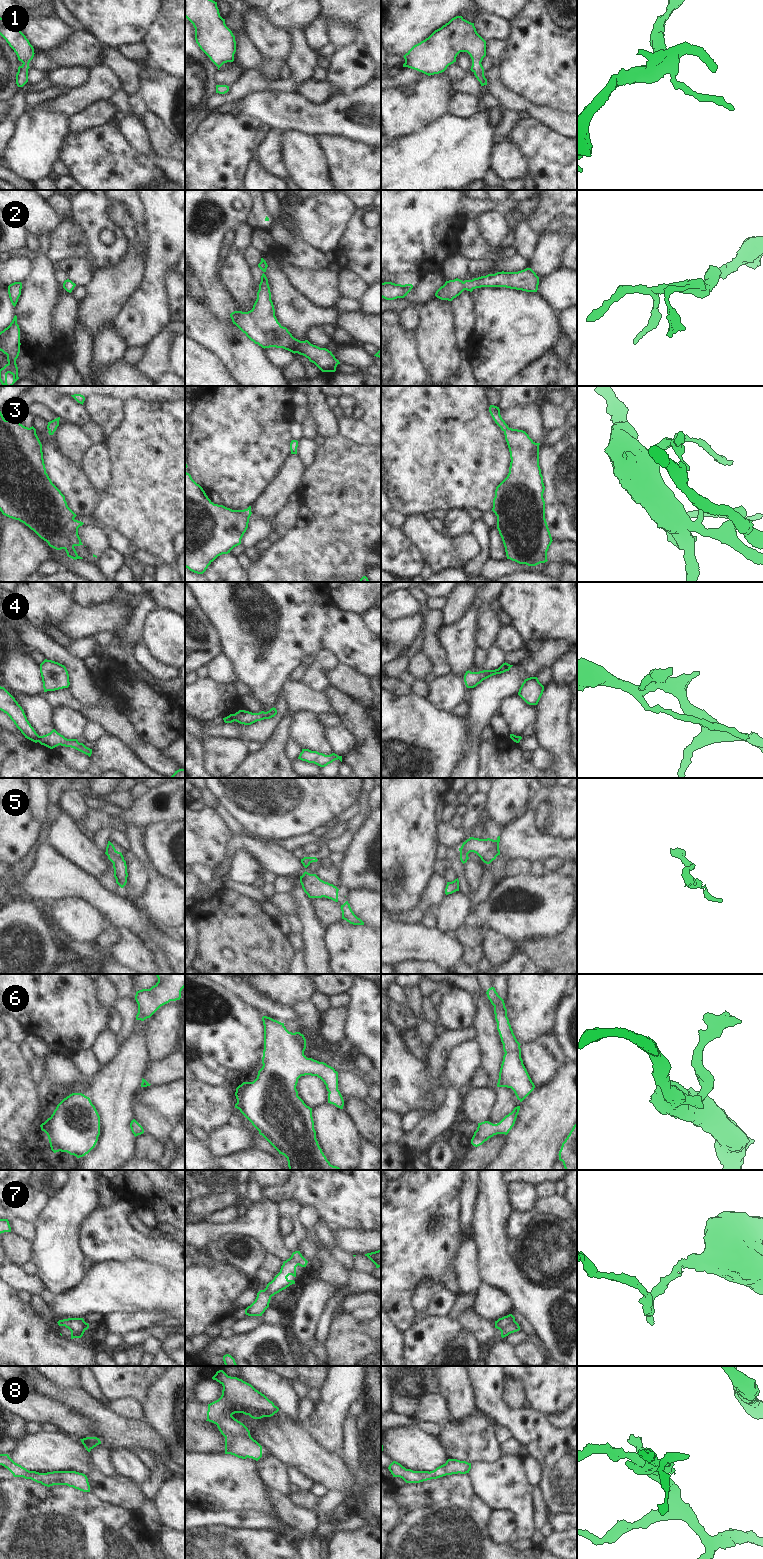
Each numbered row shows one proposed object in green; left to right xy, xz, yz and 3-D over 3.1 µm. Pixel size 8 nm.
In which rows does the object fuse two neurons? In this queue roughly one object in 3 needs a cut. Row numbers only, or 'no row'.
4, 7

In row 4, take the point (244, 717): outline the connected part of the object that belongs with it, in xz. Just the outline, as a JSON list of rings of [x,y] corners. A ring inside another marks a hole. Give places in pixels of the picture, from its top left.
[[[274,707],[267,712],[261,711],[259,713],[252,713],[245,710],[239,710],[235,713],[235,721],[240,724],[251,725],[257,721],[270,719],[274,717],[276,714],[277,710]]]

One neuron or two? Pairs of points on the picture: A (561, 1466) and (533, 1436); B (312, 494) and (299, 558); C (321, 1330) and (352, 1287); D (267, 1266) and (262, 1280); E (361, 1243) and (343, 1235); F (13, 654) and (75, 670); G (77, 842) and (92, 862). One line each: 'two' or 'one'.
A: one
B: one
C: one
D: one
E: one
F: two
G: one

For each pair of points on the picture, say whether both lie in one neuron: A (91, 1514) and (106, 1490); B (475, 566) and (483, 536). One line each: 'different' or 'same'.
A: different
B: same

